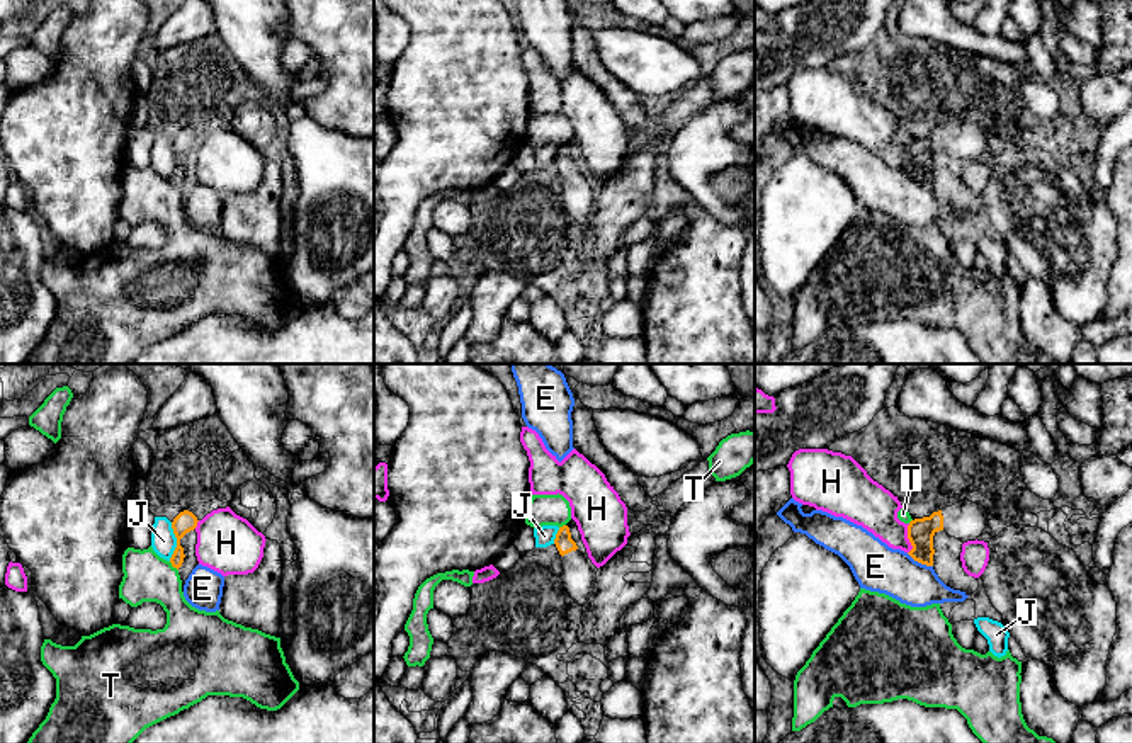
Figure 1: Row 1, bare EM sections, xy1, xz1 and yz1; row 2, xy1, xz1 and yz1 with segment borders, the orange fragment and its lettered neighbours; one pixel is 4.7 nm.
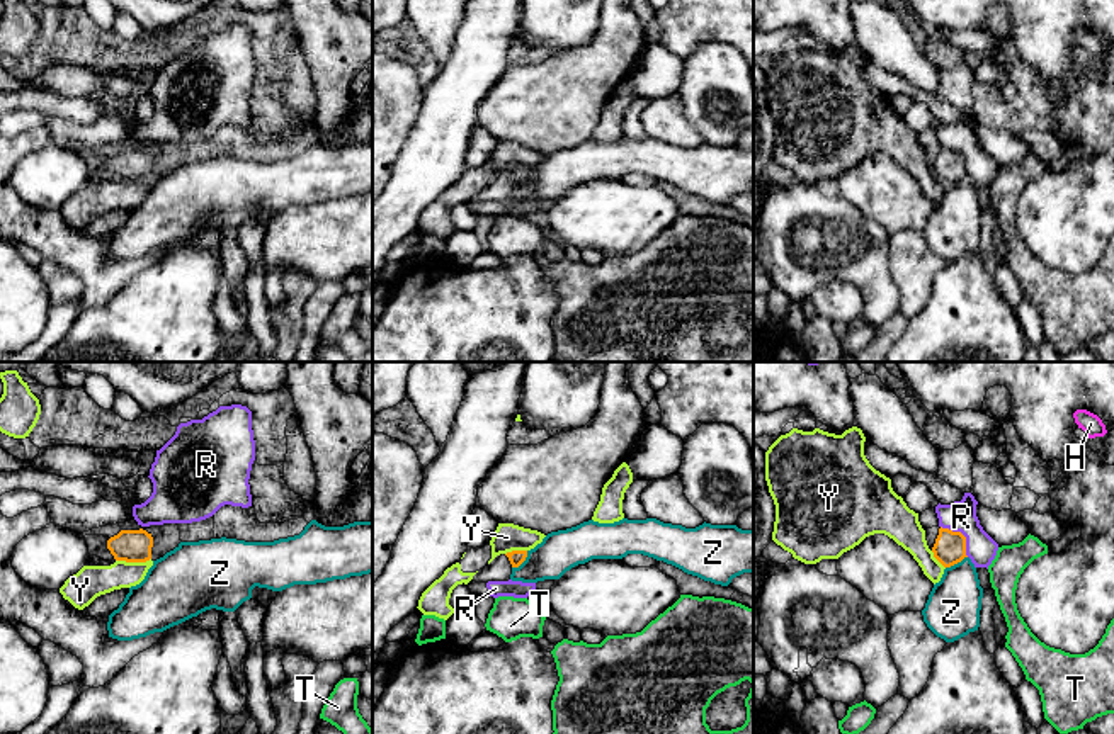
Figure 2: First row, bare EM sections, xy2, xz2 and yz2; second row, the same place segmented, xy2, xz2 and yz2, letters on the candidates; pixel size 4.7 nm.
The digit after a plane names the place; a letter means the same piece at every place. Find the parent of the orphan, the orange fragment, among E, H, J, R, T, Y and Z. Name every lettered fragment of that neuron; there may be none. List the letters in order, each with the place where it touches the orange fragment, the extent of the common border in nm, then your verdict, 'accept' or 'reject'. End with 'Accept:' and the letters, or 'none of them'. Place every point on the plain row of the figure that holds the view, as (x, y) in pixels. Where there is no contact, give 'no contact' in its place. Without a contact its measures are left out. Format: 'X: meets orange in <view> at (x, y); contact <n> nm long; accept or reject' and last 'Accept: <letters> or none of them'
E: meets orange in yz1 at (920, 181); contact 140 nm long; reject
H: meets orange in yz1 at (908, 157); contact 140 nm long; reject
J: meets orange in xy1 at (177, 160); contact 180 nm long; reject
R: meets orange in yz2 at (963, 155); contact 200 nm long; reject
T: meets orange in xy1 at (174, 186); contact 60 nm long; reject
Y: meets orange in xy2 at (133, 180); contact 170 nm long; reject
Z: meets orange in xz2 at (522, 180); contact 120 nm long; reject
Accept: none of them

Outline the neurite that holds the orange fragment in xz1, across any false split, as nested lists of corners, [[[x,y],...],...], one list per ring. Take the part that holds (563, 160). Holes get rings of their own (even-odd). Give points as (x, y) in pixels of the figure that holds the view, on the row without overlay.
[[[568,145],[559,146],[554,163],[563,180],[561,199],[564,209],[574,223],[585,224],[593,214],[598,187],[591,182],[588,173],[578,170]]]

